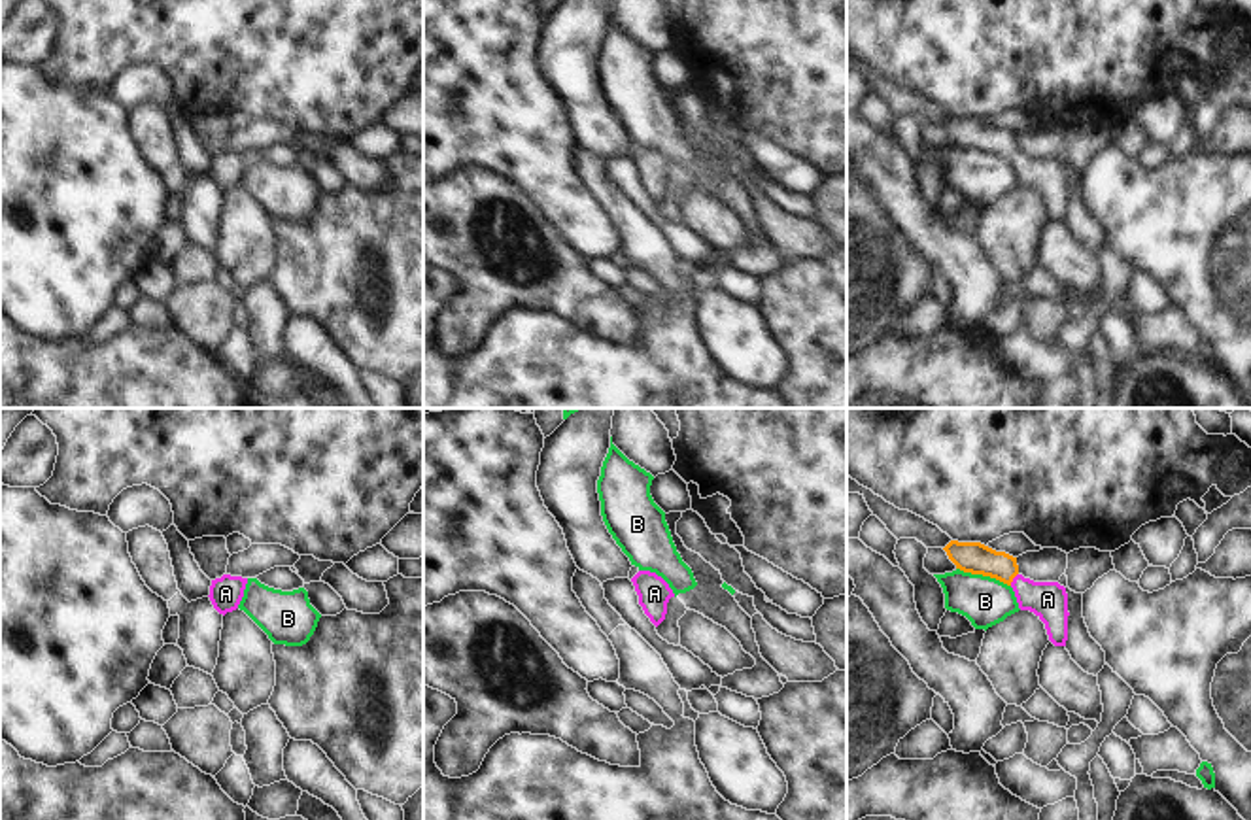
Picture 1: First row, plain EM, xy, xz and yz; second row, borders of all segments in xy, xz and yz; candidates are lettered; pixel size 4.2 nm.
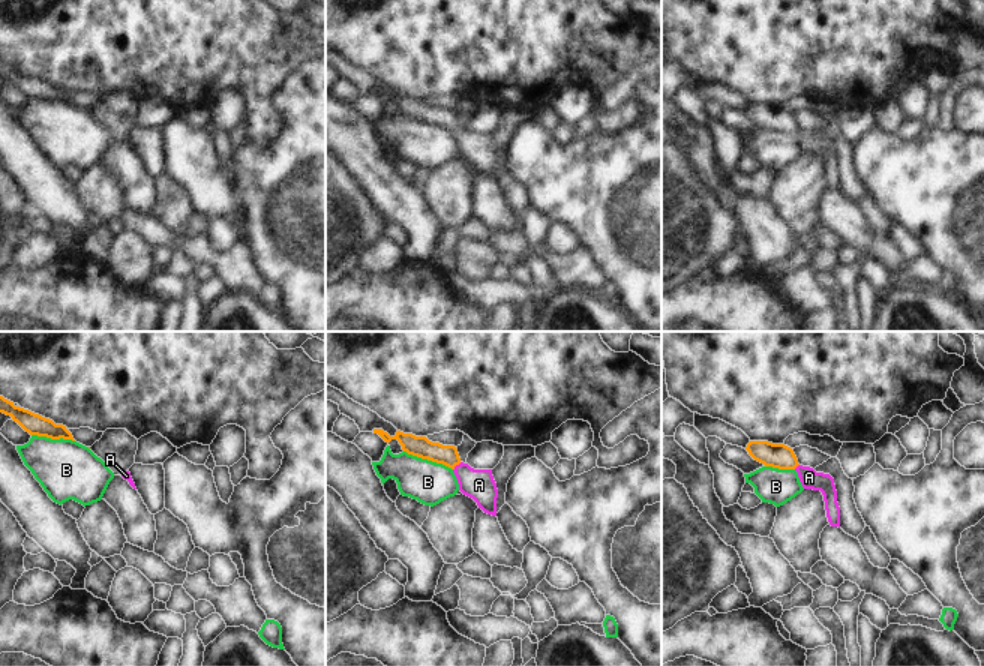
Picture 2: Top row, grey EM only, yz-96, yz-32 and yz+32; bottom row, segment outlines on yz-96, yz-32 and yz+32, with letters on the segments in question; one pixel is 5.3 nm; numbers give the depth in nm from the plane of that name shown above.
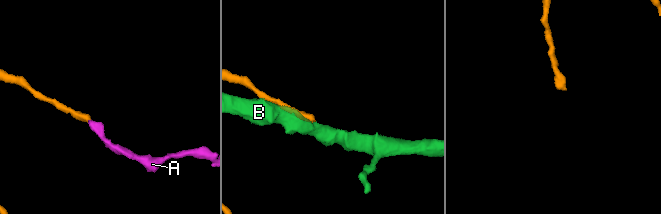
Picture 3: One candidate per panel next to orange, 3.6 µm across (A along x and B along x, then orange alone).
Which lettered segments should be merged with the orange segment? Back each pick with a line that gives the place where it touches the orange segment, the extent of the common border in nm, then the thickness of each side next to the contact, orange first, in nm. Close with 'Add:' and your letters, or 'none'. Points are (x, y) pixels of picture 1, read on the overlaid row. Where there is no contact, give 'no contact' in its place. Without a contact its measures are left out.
A: yz (1013, 577) | 70 nm | 140/160 nm
Add: A

